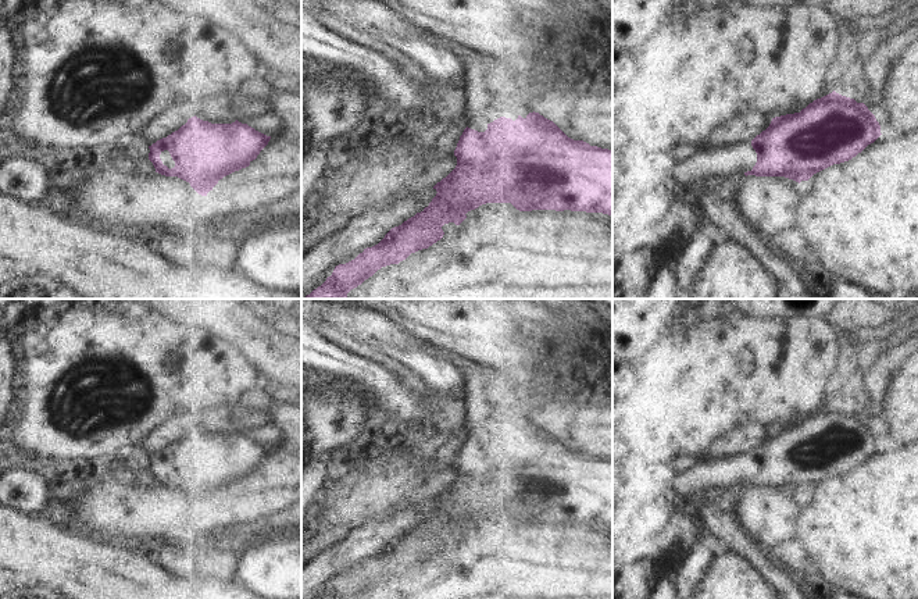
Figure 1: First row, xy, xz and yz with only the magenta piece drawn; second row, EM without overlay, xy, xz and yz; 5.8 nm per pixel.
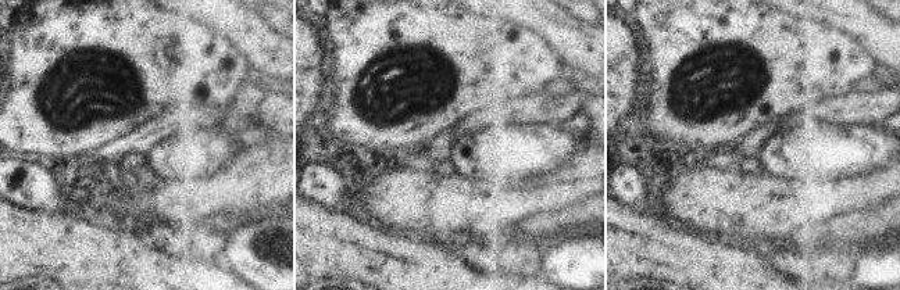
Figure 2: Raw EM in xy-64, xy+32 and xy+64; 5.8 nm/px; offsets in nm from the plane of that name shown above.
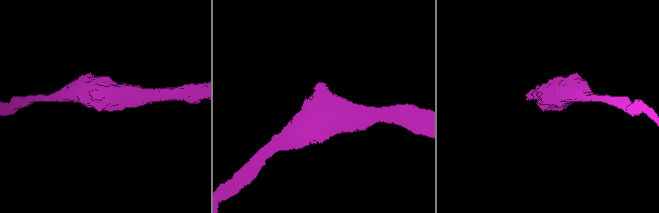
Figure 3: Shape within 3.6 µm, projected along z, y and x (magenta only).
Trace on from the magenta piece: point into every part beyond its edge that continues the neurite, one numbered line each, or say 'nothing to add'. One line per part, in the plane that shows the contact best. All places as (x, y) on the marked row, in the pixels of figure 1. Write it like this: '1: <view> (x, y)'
1: xy (165, 157).

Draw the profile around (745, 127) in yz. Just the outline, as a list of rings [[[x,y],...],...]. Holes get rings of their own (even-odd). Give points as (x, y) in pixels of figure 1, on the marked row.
[[[754,108],[746,113],[739,113],[732,120],[712,131],[710,138],[693,151],[700,151],[703,149],[721,149],[750,142],[762,131],[765,131],[771,121],[771,117]]]

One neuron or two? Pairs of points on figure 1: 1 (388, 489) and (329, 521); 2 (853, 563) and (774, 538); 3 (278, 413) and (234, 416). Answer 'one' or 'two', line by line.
1: one
2: two
3: two

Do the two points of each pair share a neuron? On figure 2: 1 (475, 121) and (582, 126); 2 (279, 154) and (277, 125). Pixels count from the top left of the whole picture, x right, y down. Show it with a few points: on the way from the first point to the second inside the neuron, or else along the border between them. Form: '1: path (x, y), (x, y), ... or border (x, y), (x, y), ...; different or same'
1: border (579, 113), (557, 125); different
2: border (271, 136), (279, 139); different

